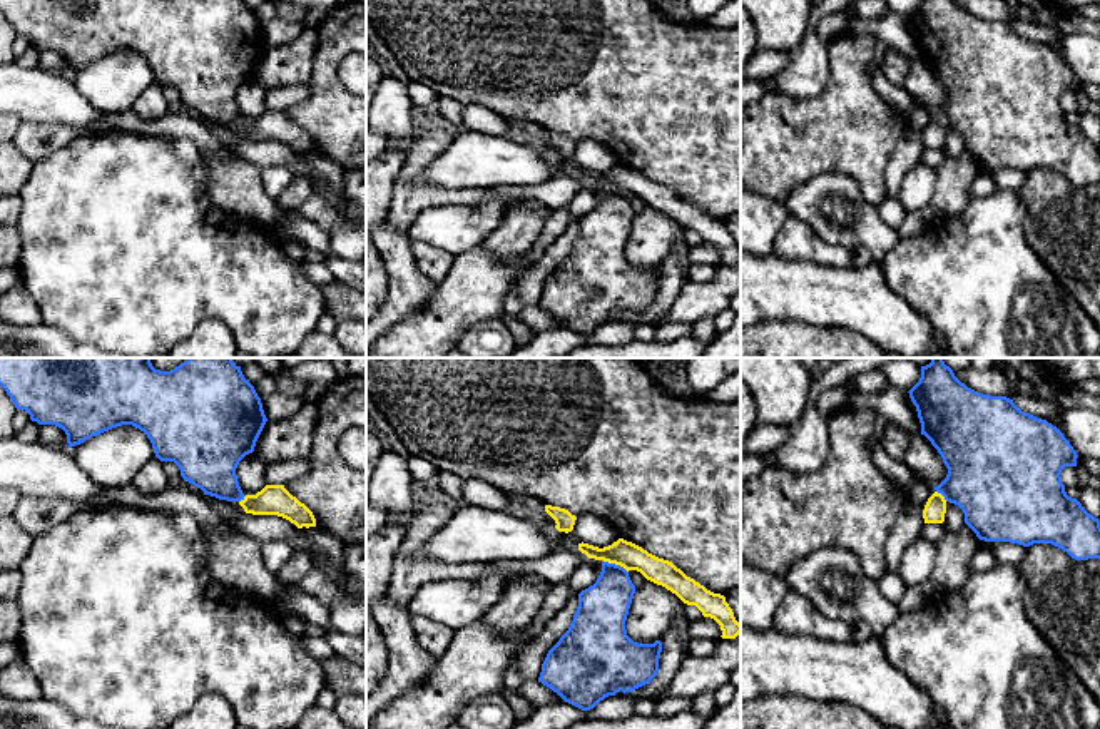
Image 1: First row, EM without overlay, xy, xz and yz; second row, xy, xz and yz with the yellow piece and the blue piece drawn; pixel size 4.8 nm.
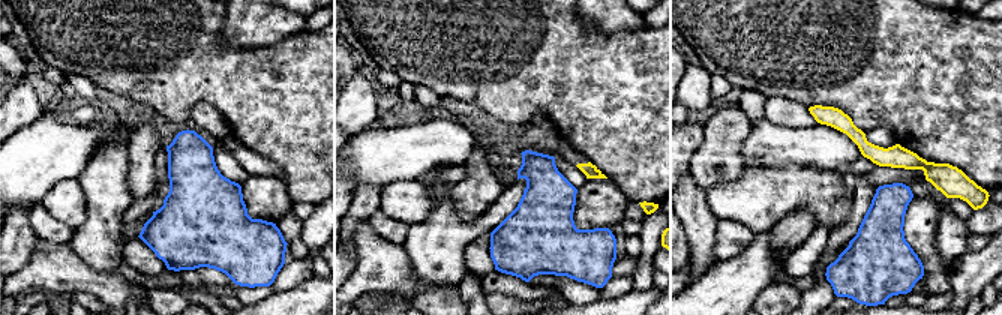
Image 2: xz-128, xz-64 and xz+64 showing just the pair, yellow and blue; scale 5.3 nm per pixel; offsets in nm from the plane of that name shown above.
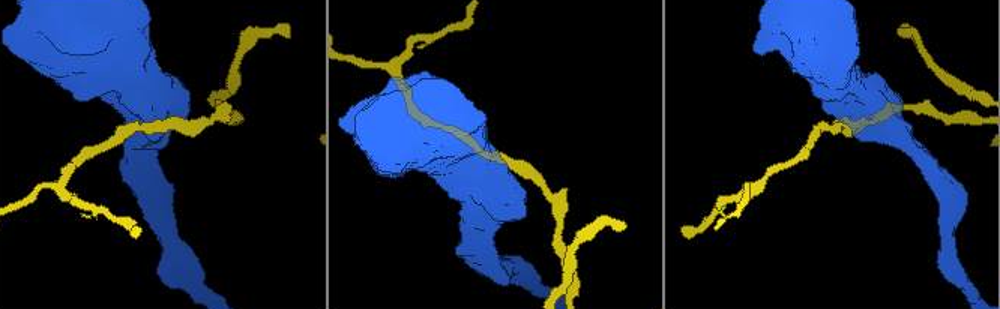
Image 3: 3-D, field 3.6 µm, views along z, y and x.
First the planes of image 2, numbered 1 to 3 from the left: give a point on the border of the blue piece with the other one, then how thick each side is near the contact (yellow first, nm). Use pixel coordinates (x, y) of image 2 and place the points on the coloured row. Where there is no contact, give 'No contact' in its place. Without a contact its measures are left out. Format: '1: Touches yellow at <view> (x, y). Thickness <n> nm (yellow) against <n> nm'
1: No contact
2: No contact
3: No contact

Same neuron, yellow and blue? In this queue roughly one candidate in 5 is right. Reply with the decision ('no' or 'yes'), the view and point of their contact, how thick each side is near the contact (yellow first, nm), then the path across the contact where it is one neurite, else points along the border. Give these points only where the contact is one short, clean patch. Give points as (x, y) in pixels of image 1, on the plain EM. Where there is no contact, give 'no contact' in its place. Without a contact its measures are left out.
no; contact xz (616, 189); calibres 130 and 240 nm; border xz (602, 184), (619, 189), (627, 198)

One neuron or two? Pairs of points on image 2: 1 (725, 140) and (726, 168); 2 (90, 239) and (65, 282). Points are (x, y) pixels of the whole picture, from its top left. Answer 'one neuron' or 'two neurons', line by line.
1: one neuron
2: two neurons

